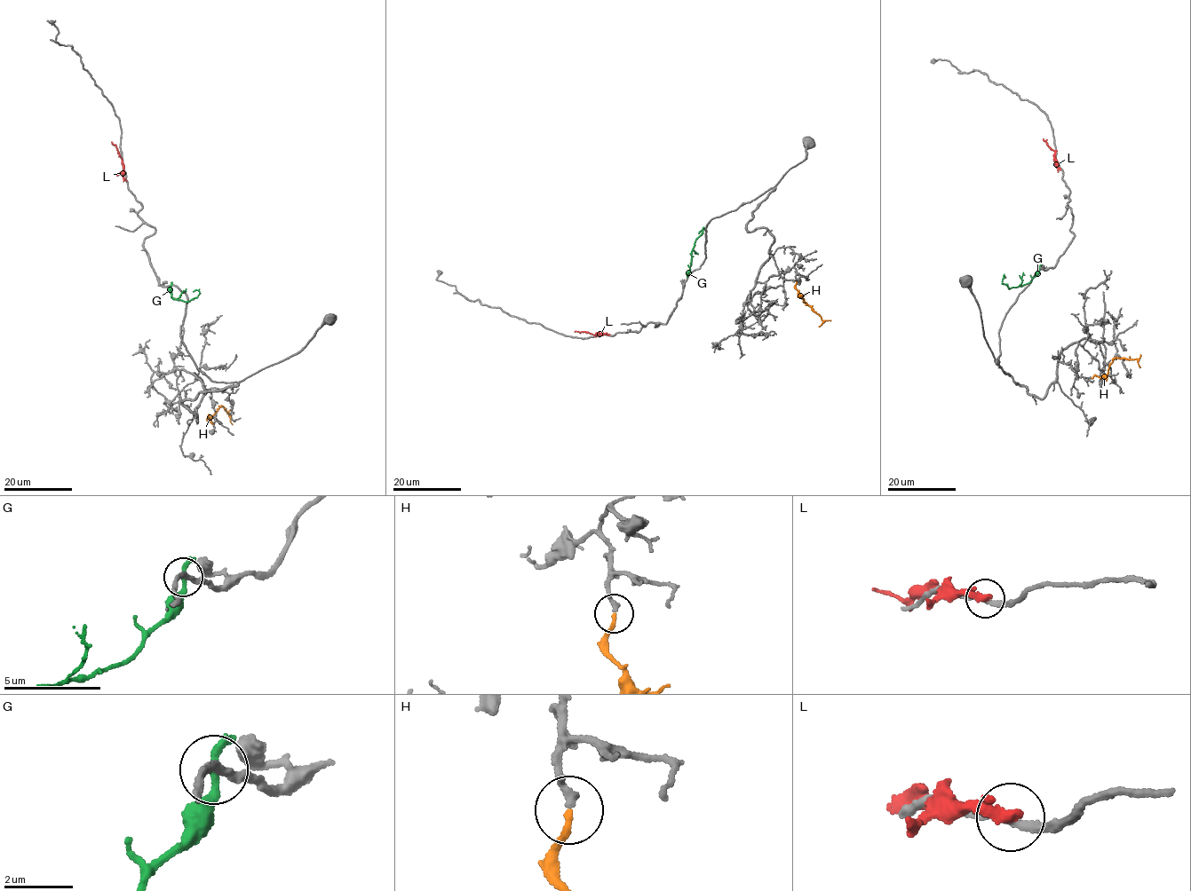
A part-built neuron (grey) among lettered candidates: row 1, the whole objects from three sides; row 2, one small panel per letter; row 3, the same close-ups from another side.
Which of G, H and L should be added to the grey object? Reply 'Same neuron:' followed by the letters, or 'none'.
Same neuron: H

